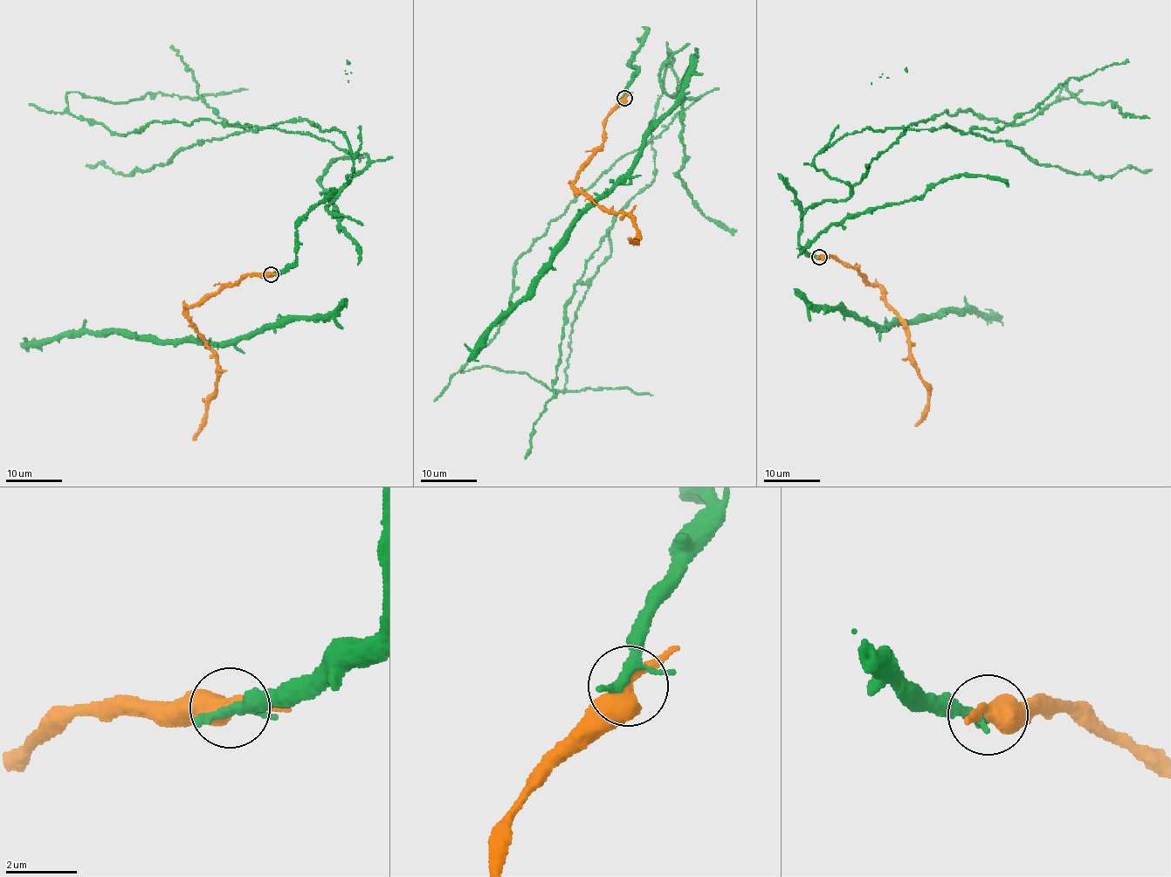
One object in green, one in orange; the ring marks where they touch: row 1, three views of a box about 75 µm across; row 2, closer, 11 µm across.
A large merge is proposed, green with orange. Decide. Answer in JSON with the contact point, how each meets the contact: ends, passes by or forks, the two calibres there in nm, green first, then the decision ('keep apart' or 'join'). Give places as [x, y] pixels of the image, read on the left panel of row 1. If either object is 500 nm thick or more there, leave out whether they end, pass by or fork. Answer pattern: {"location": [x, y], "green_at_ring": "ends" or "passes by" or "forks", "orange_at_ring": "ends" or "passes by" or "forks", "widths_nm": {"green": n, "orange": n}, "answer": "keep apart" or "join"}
{"location": [271, 274], "green_at_ring": "passes by", "orange_at_ring": "passes by", "widths_nm": {"green": 240, "orange": 440}, "answer": "join"}

